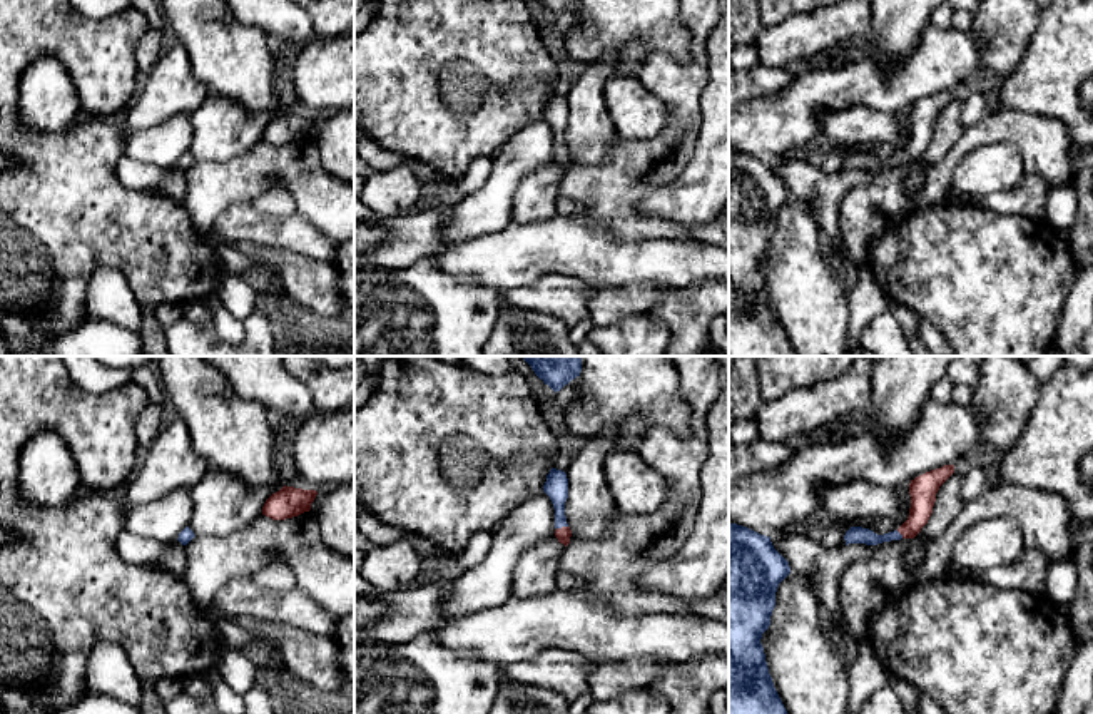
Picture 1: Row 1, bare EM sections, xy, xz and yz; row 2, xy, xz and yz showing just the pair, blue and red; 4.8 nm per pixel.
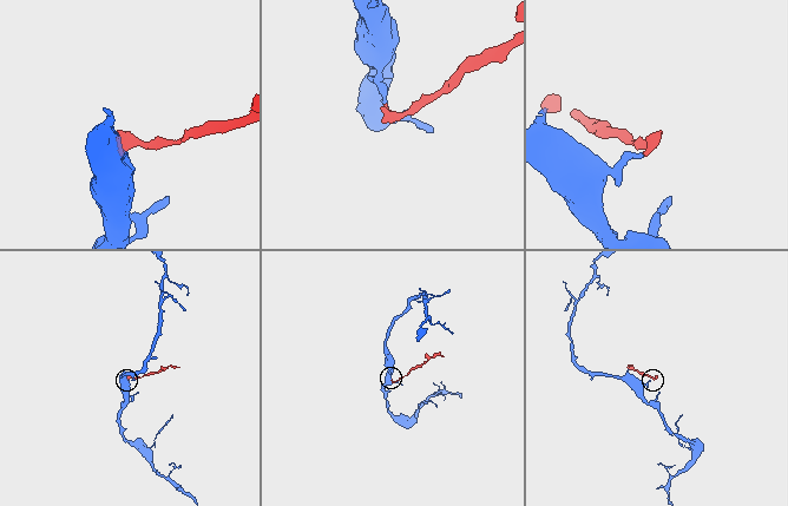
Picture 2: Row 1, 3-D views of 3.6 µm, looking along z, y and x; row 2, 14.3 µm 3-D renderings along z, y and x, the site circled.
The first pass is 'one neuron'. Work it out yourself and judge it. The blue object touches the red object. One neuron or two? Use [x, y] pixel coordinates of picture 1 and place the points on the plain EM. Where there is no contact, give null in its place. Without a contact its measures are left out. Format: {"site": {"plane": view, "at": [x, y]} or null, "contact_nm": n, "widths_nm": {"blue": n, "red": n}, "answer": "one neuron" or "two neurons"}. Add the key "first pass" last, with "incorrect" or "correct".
{"site": {"plane": "xz", "at": [562, 151]}, "contact_nm": 60, "widths_nm": {"blue": 110, "red": 70}, "answer": "one neuron", "first pass": "correct"}

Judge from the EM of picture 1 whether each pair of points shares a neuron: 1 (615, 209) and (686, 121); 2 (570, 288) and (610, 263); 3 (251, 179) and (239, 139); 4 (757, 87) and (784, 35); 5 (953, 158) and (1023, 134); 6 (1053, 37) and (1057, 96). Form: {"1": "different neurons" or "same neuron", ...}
{"1": "same neuron", "2": "different neurons", "3": "different neurons", "4": "different neurons", "5": "same neuron", "6": "same neuron"}

